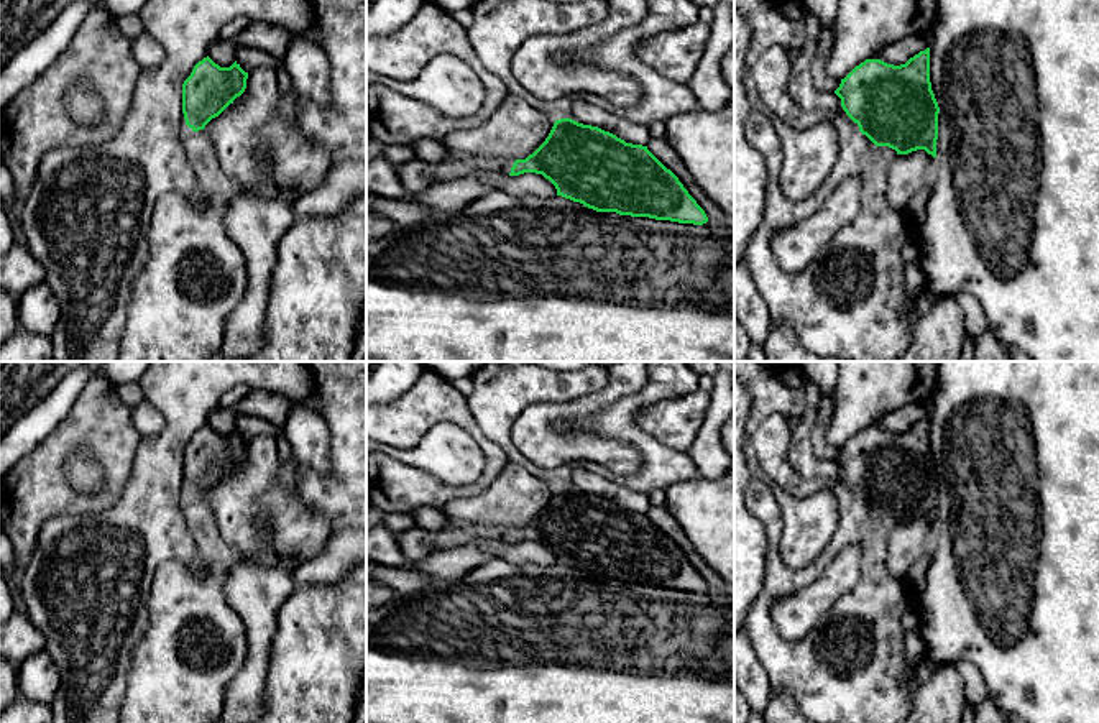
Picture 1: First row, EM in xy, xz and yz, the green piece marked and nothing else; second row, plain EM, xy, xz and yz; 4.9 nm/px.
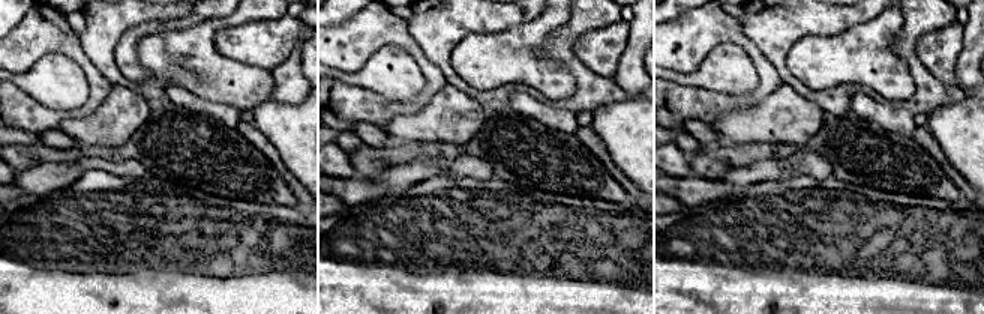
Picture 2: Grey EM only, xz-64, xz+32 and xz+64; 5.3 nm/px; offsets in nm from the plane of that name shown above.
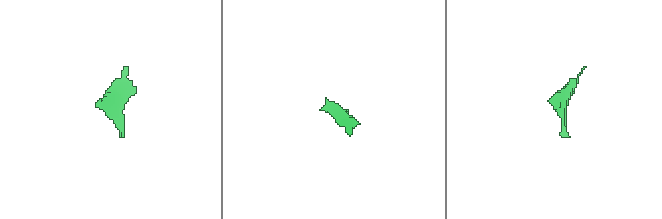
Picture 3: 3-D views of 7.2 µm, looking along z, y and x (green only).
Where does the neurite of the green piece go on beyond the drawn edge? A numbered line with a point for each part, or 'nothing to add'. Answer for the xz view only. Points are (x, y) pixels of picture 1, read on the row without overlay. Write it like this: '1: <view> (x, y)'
1: xz (416, 543)

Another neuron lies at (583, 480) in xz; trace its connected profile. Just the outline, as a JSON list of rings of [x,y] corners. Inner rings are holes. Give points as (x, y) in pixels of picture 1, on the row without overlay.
[[[577,468],[573,472],[570,486],[578,491],[598,495],[605,500],[609,500],[626,511],[646,514],[651,508],[647,493],[632,490],[621,483],[614,483],[603,475],[598,475],[586,468]]]

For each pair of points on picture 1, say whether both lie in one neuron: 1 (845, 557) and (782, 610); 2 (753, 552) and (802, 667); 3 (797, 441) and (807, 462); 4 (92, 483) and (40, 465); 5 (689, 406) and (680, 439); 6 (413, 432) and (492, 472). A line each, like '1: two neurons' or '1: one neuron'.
1: one neuron
2: two neurons
3: one neuron
4: two neurons
5: one neuron
6: one neuron

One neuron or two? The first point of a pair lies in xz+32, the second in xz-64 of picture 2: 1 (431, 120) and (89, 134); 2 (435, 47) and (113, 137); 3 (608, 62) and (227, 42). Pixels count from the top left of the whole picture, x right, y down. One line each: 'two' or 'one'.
1: one
2: two
3: one

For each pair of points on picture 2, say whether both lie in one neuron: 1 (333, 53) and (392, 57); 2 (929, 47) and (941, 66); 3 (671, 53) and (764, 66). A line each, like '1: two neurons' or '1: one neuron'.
1: two neurons
2: one neuron
3: one neuron

